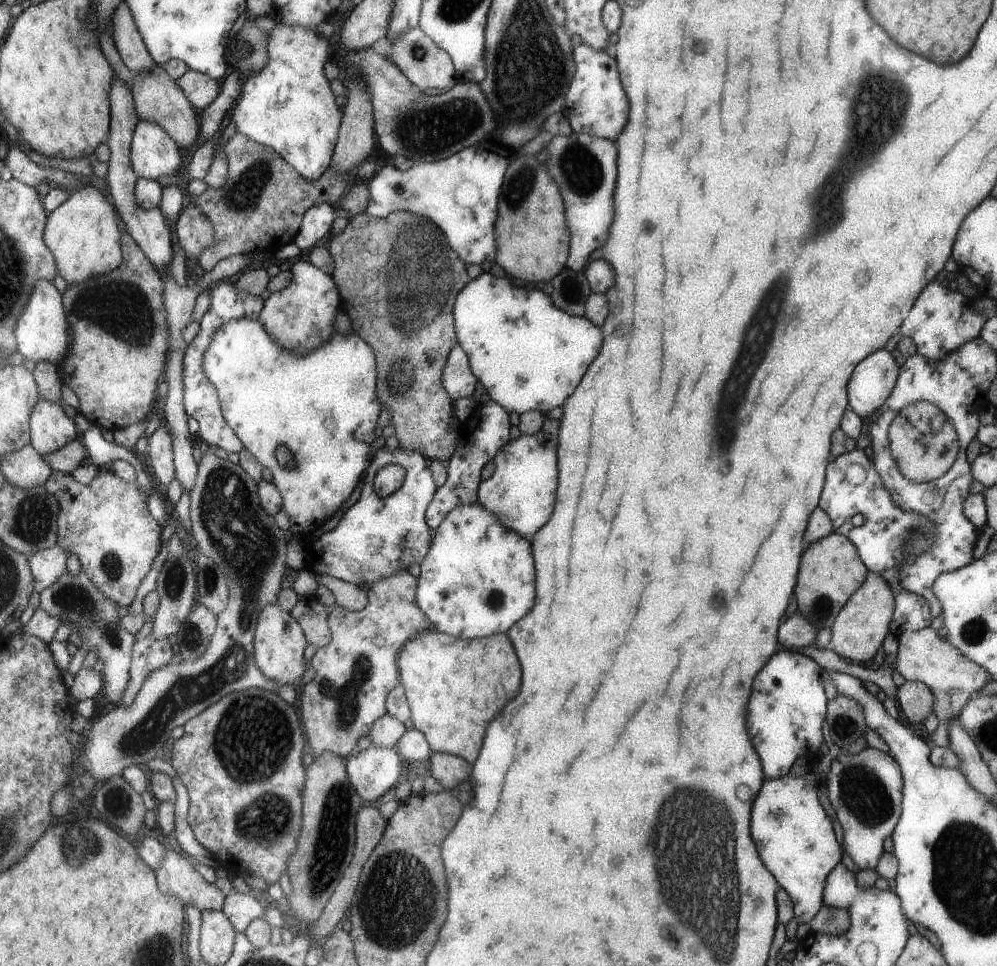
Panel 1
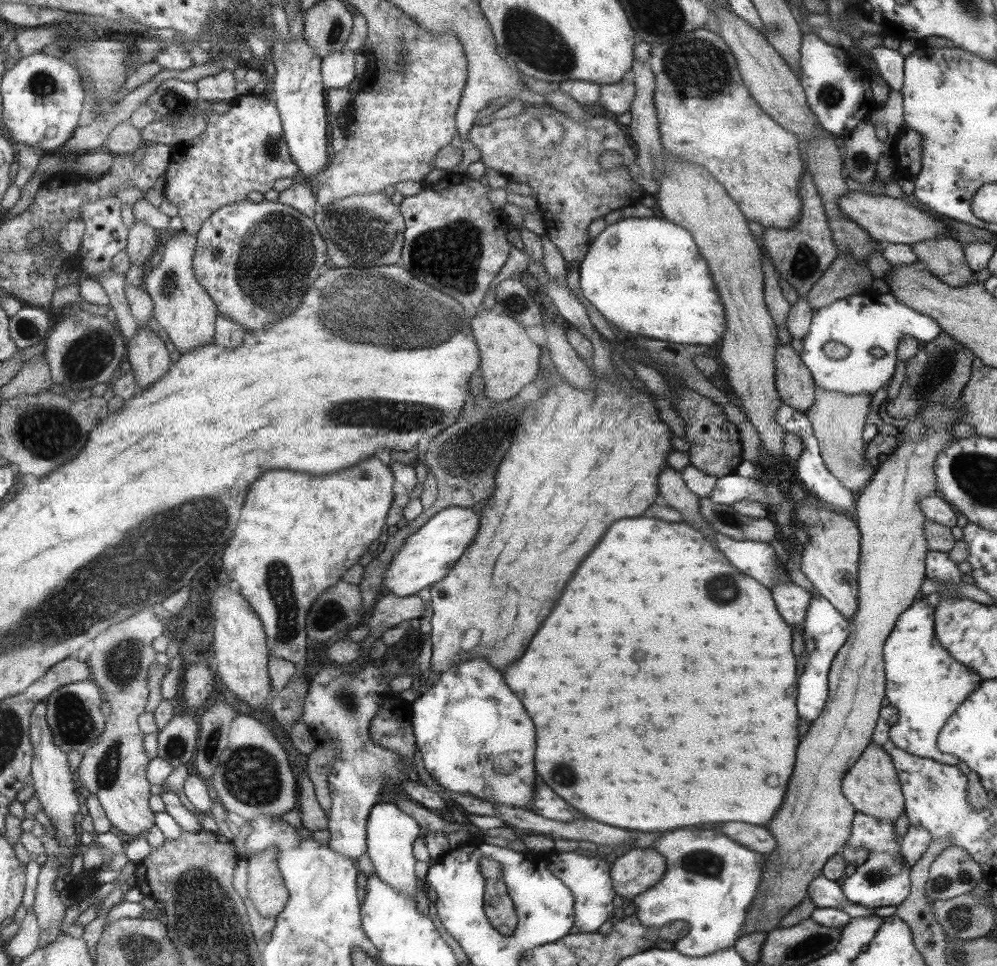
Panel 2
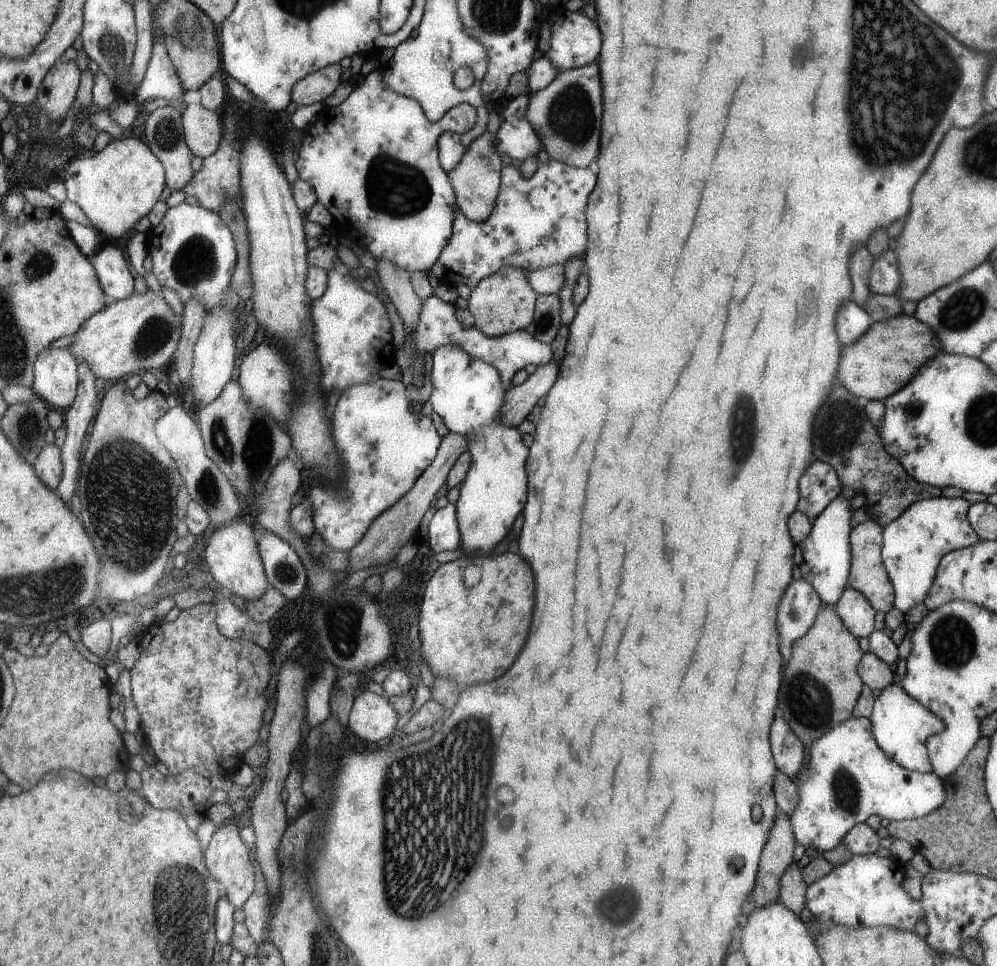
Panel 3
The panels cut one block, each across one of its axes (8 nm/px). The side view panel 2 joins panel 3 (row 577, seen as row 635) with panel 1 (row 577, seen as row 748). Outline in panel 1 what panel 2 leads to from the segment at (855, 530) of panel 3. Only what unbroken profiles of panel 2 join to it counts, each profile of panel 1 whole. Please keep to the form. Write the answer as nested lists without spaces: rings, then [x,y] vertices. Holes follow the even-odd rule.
[[[831,531],[827,536],[809,544],[807,550],[803,550],[803,562],[799,562],[799,582],[795,584],[793,594],[797,598],[799,614],[817,631],[830,628],[850,594],[861,586],[867,571],[854,543],[843,535]]]

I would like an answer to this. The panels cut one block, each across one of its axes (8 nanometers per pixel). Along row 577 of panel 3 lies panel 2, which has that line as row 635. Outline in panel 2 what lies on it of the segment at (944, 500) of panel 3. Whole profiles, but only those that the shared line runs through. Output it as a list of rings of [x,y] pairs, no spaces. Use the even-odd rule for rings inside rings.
[[[925,599],[915,601],[911,607],[899,614],[898,622],[889,638],[883,643],[883,660],[886,661],[886,696],[889,704],[898,710],[898,719],[890,730],[890,740],[900,749],[918,757],[939,761],[941,764],[955,766],[959,759],[943,753],[937,748],[939,732],[943,724],[954,714],[958,708],[971,695],[975,688],[979,687],[981,677],[975,671],[969,671],[963,663],[956,661],[954,657],[939,644],[934,636],[934,608],[927,606]]]

